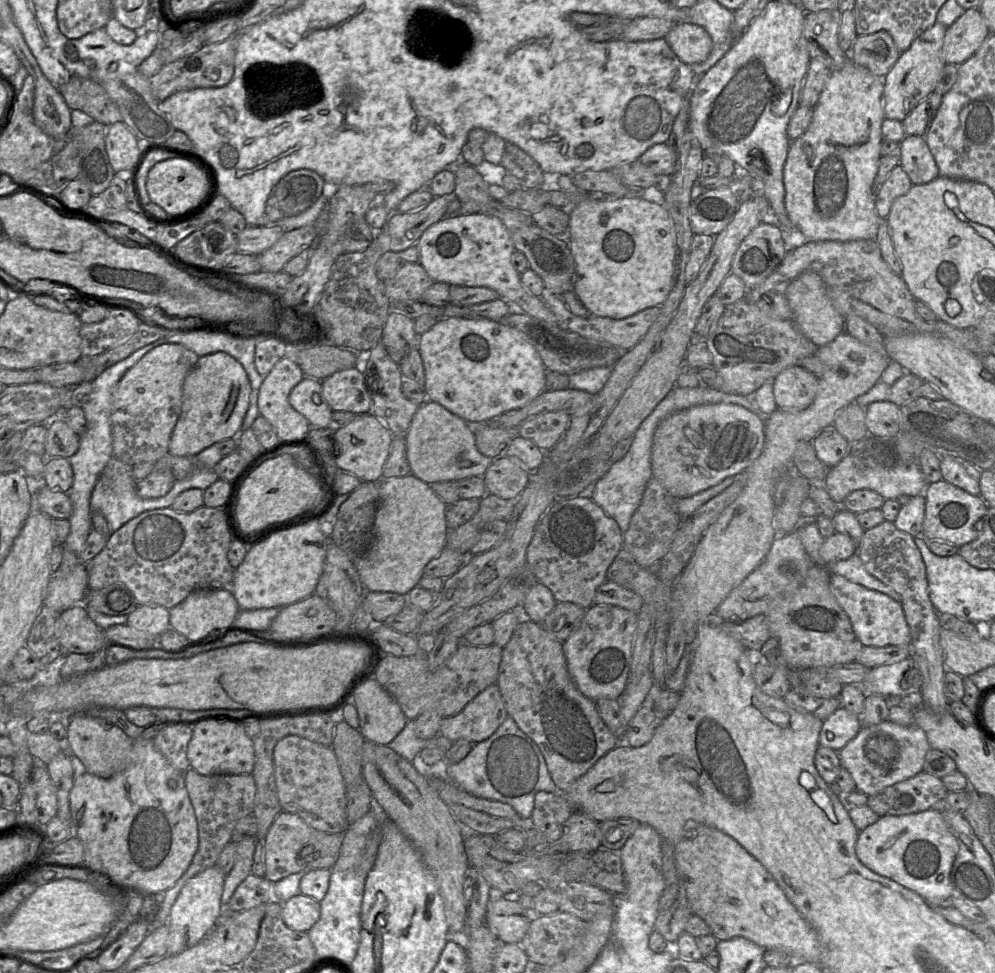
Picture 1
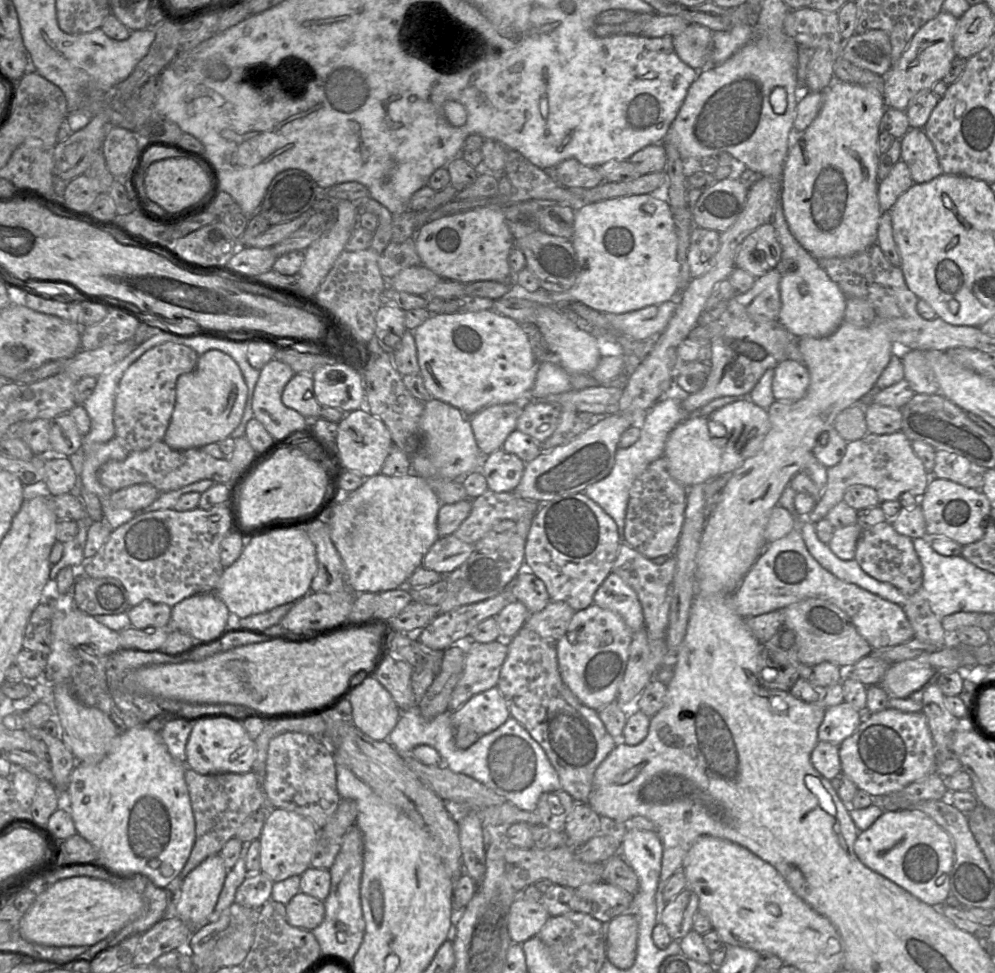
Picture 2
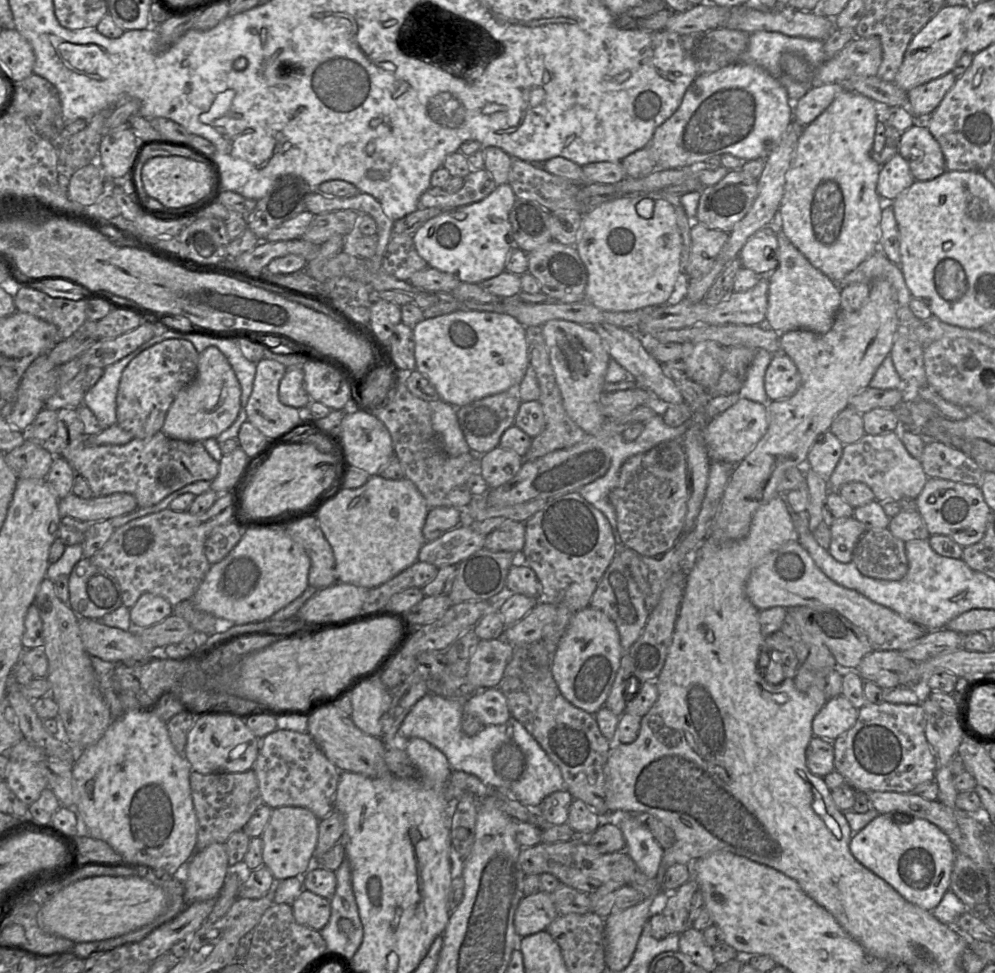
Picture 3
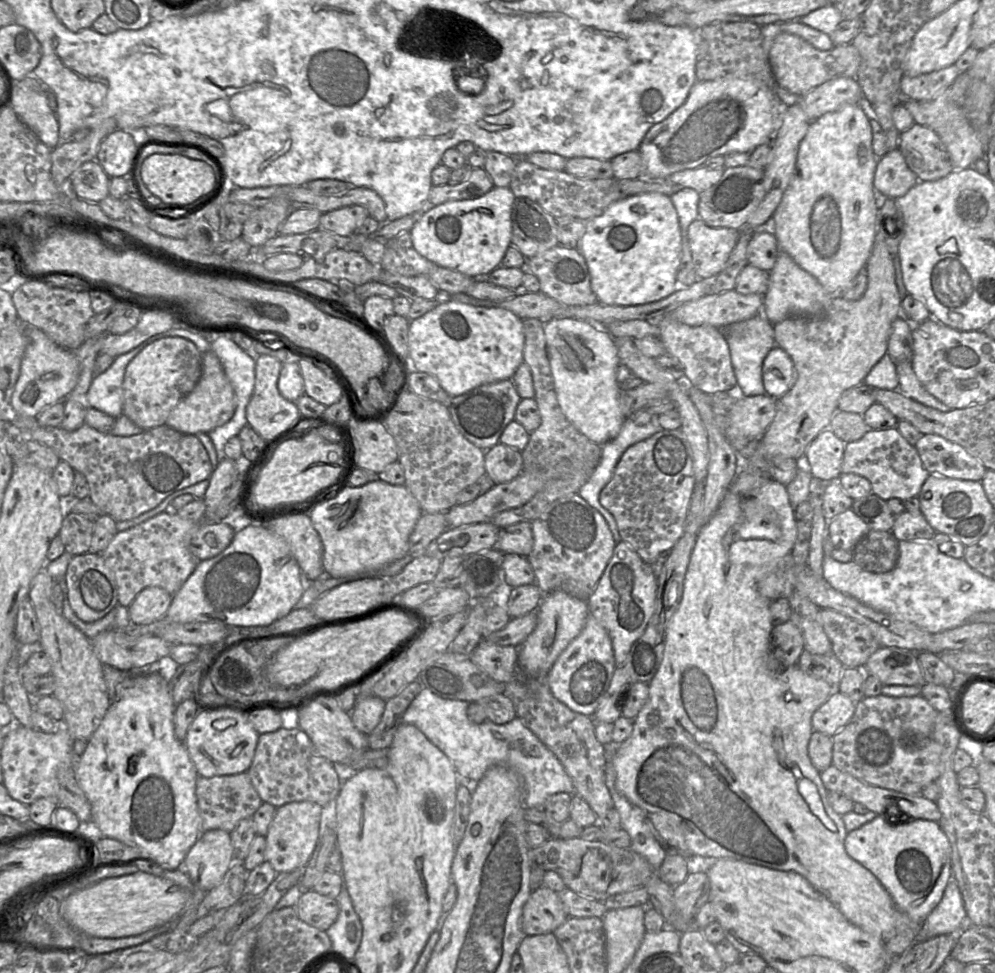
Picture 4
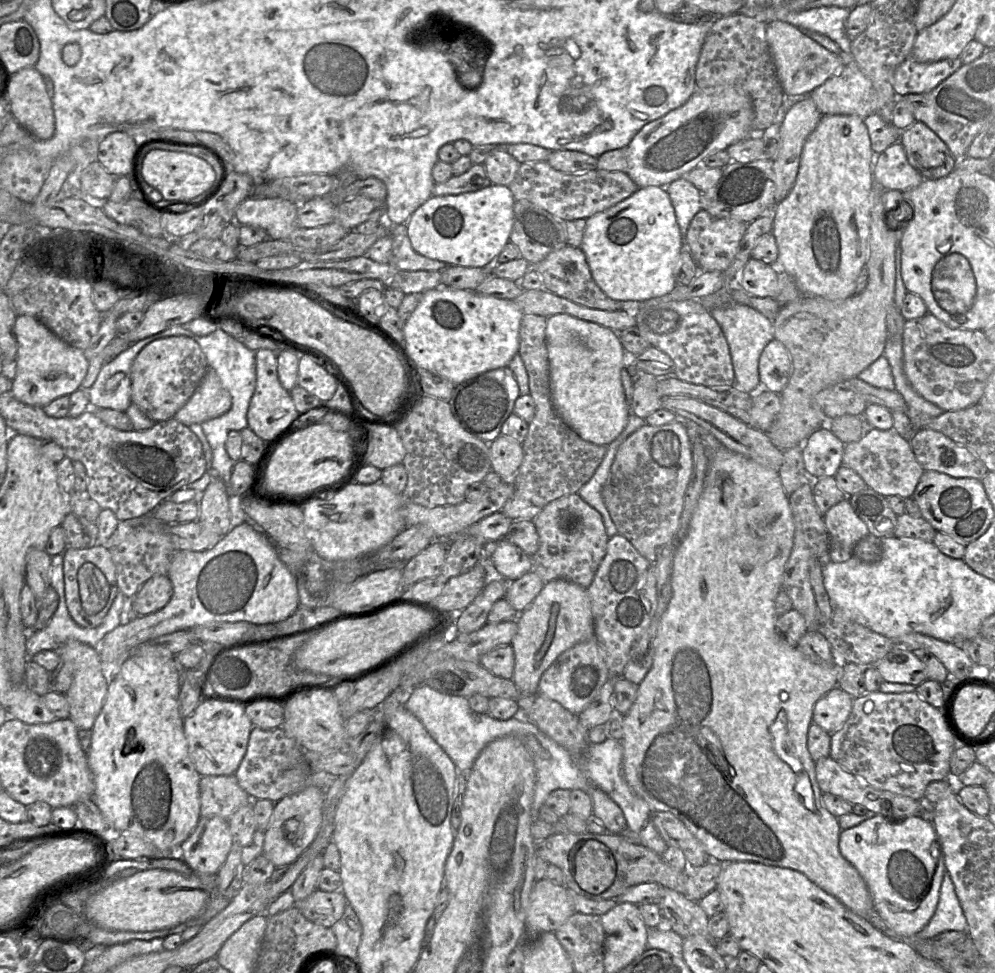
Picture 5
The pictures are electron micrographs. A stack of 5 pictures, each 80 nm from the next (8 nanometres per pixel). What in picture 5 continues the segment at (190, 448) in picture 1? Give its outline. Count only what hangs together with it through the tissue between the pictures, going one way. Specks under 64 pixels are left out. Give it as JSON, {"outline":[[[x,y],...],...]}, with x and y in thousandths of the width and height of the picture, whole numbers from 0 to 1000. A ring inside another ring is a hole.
{"outline":[[[209,377],[197,402],[175,430],[189,439],[192,436],[203,436],[226,425],[232,415],[231,404],[225,399],[217,382]]]}

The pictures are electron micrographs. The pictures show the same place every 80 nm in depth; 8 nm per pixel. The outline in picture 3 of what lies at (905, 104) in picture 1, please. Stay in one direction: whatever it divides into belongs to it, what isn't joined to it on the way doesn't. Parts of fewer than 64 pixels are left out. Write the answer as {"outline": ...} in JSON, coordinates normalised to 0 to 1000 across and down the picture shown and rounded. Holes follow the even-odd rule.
{"outline":[[[949,5],[916,40],[897,85],[913,95],[957,74],[964,60],[971,53],[969,50],[970,23],[976,9],[977,6]]]}

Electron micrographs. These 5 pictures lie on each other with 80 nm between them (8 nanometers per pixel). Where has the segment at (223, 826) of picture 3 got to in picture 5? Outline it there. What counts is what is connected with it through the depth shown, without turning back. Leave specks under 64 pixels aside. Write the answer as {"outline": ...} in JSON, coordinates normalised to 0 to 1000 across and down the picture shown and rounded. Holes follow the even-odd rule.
{"outline":[[[235,795],[202,798],[200,810],[203,840],[219,839],[229,843],[238,831],[254,825],[253,820],[240,808]]]}

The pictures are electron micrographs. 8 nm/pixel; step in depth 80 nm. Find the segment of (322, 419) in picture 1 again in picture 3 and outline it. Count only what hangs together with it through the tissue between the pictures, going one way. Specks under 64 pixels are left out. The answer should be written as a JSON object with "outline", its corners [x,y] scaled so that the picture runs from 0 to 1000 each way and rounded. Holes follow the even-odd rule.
{"outline":[[[287,378],[280,395],[280,411],[283,415],[295,419],[307,419],[314,412],[308,400],[304,378]]]}

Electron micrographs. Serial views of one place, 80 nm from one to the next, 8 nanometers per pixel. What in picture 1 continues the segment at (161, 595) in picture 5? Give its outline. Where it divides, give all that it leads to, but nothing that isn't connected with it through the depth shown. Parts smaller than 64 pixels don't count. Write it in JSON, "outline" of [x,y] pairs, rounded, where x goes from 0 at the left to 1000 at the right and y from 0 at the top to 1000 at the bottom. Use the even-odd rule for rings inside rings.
{"outline":[[[140,622],[129,632],[128,642],[154,655],[161,655],[171,645],[170,626]]]}

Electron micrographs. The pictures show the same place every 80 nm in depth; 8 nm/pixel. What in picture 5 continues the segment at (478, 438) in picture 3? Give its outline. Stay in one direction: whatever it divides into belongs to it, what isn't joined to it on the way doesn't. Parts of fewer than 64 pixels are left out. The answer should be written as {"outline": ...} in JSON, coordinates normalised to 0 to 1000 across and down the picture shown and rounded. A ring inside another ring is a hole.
{"outline":[[[510,376],[491,380],[458,396],[451,415],[454,425],[469,444],[489,455],[494,455],[504,447],[505,437],[516,424],[518,412],[522,407],[521,394]]]}

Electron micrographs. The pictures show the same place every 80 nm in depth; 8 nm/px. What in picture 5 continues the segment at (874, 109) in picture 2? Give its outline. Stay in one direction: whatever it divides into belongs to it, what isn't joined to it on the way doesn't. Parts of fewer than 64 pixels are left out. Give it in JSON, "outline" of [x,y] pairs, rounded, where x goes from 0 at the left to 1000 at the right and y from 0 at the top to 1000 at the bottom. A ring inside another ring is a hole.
{"outline":[[[860,118],[827,119],[819,134],[809,145],[799,189],[793,199],[777,214],[778,228],[776,234],[776,240],[780,246],[783,258],[782,274],[795,284],[805,304],[817,304],[834,309],[844,309],[859,302],[860,288],[873,265],[875,213],[877,209],[877,195],[879,193],[877,183],[879,159],[868,122]]]}

